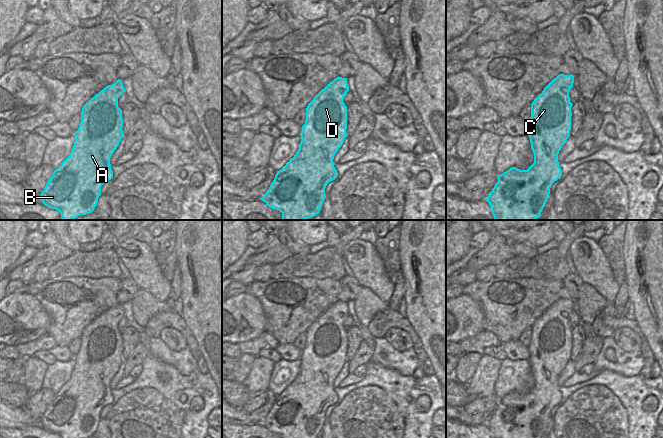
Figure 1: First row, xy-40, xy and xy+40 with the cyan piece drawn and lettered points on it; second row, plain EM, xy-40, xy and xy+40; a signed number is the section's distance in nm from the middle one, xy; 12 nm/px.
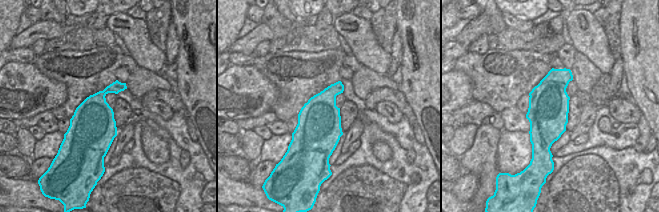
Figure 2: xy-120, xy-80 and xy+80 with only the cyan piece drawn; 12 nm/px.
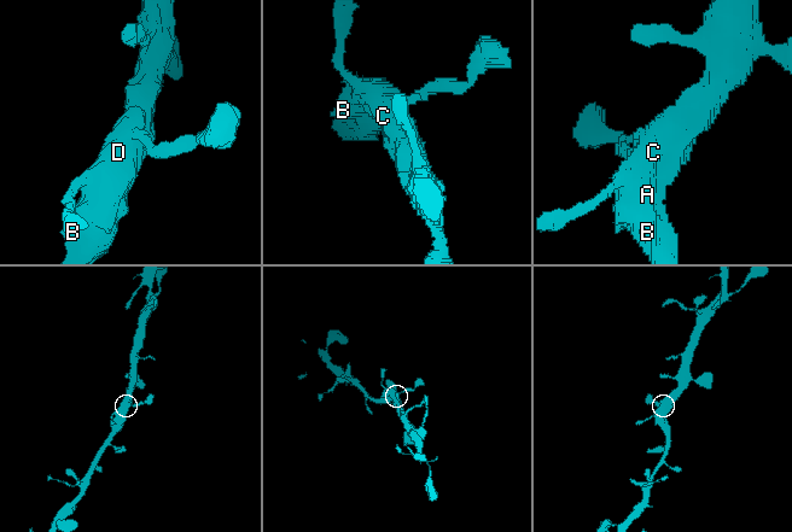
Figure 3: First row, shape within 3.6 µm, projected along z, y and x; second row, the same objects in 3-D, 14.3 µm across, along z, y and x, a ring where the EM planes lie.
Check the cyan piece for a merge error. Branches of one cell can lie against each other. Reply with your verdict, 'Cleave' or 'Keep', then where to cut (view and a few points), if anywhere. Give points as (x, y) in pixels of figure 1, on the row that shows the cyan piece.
Keep. No split.

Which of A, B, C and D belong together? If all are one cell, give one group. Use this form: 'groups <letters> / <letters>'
groups A B C D

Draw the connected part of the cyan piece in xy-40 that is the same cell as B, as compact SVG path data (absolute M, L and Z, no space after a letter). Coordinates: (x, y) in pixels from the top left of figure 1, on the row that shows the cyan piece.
M118 79L114 84L106 86L82 108L81 122L78 130L74 133L75 141L70 155L54 170L53 176L48 180L42 191L42 203L56 209L61 214L61 220L74 220L80 215L90 214L94 211L98 198L101 195L101 186L113 178L110 158L119 146L123 136L122 110L118 107L118 98L125 92L122 80Z

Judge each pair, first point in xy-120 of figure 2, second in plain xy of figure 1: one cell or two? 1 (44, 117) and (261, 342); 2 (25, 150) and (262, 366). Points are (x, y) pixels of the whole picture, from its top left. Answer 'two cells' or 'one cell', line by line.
1: one cell
2: one cell

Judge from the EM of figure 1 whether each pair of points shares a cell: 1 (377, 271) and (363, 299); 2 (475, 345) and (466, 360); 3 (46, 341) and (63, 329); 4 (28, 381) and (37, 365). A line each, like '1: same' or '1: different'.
1: different
2: different
3: different
4: same

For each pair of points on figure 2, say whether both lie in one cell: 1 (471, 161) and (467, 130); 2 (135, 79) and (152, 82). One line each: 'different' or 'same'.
1: different
2: same

